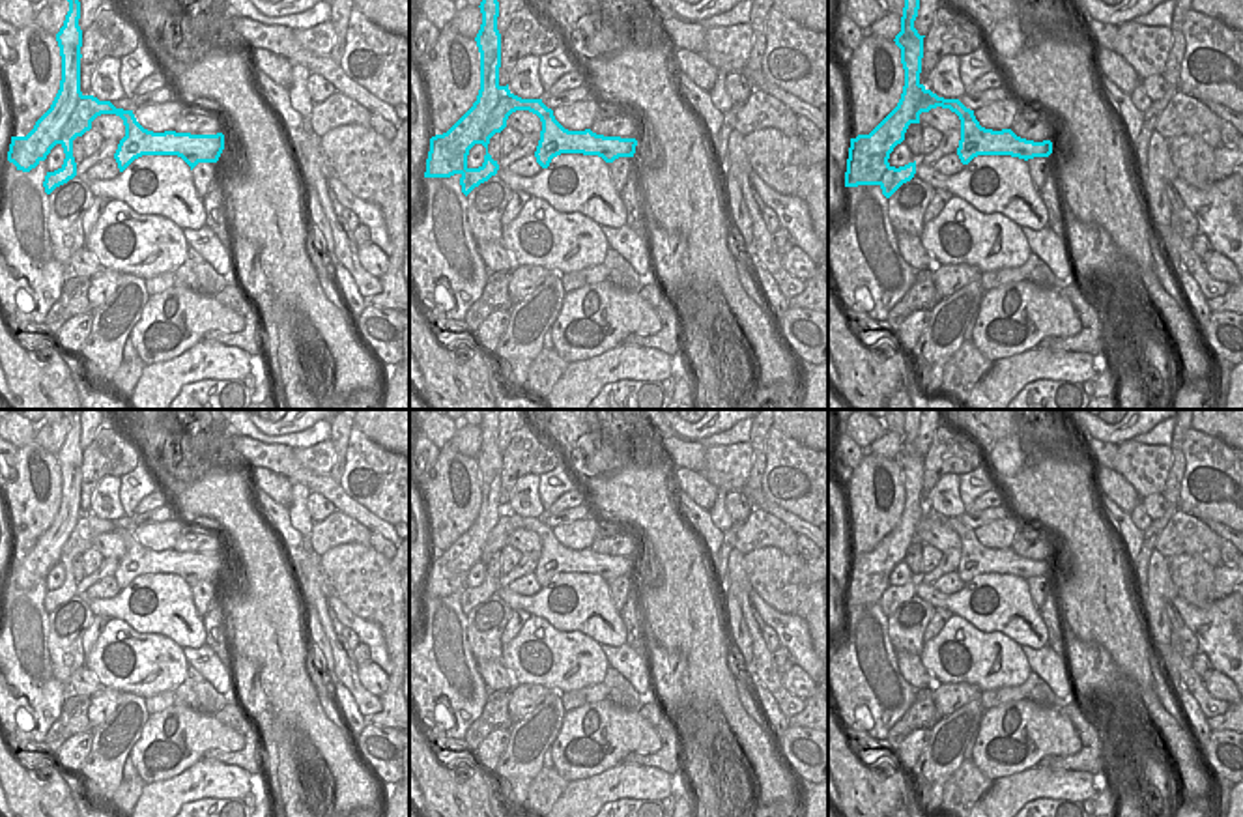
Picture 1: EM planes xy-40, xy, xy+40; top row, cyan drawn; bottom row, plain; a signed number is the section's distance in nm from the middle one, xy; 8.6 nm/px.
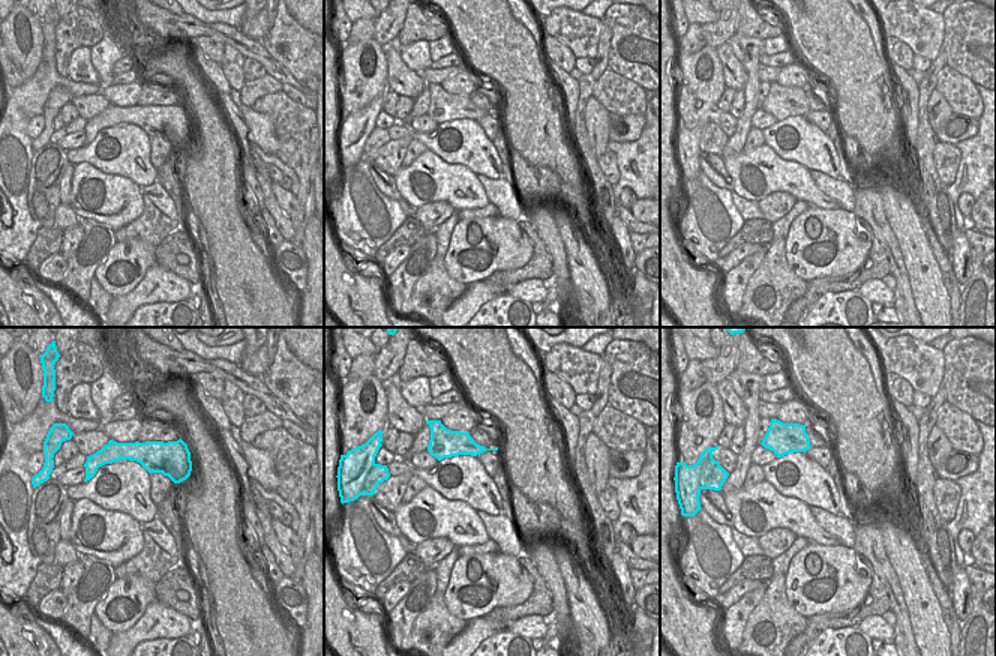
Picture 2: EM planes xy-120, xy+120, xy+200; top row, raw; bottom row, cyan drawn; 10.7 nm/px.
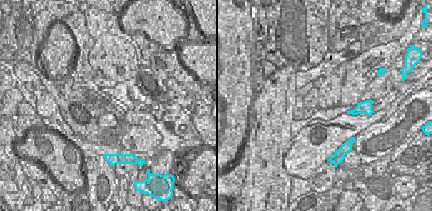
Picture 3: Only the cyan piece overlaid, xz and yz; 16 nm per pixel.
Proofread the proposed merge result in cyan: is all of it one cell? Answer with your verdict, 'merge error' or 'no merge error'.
merge error

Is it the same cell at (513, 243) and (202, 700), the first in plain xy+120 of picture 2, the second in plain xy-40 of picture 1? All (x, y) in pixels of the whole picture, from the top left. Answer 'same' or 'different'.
different

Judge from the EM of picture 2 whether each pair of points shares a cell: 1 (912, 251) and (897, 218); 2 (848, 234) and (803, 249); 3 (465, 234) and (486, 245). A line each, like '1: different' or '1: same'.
1: same
2: same
3: same

